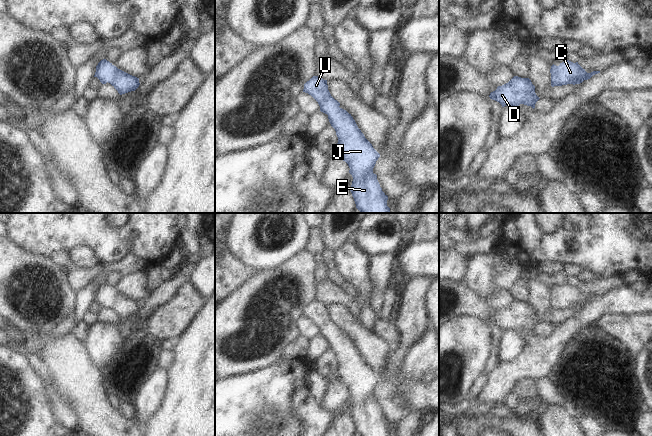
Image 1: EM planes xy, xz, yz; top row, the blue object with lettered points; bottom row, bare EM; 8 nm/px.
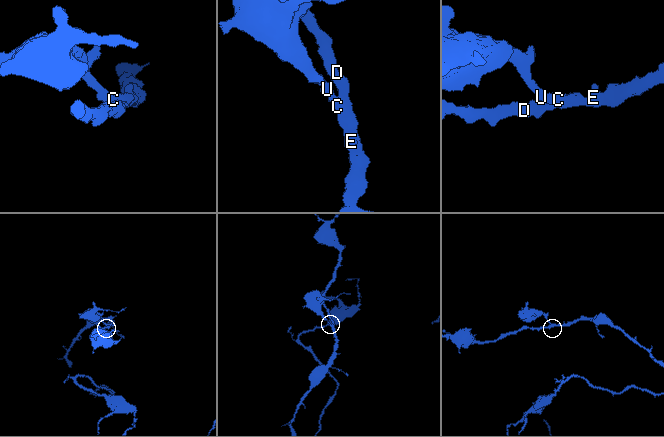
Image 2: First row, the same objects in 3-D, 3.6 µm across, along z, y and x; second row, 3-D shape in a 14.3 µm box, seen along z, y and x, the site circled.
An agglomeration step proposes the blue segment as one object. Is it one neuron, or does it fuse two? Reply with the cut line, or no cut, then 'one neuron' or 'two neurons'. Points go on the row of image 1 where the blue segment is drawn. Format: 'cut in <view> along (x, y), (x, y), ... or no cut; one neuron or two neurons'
no cut; one neuron

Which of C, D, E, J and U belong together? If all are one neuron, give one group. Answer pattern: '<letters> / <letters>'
C D E J U

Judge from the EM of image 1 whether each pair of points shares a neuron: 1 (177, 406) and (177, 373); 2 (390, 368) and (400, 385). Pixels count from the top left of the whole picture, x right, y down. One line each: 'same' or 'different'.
1: same
2: different

